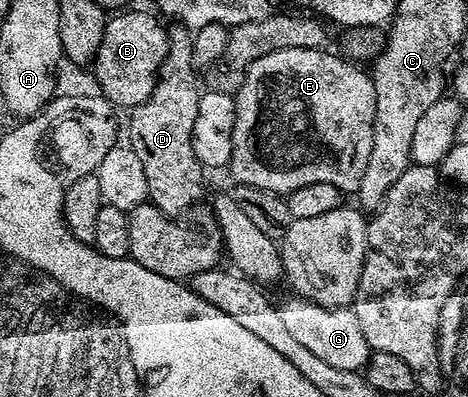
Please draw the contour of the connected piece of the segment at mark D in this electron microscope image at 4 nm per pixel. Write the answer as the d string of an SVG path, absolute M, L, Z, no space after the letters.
M179 25L169 26L167 32L168 56L164 58L160 76L147 101L131 108L126 143L138 153L138 161L142 161L149 200L163 215L180 217L191 212L204 195L206 168L194 157L192 145L194 116L198 113L202 87L192 58L193 32Z

